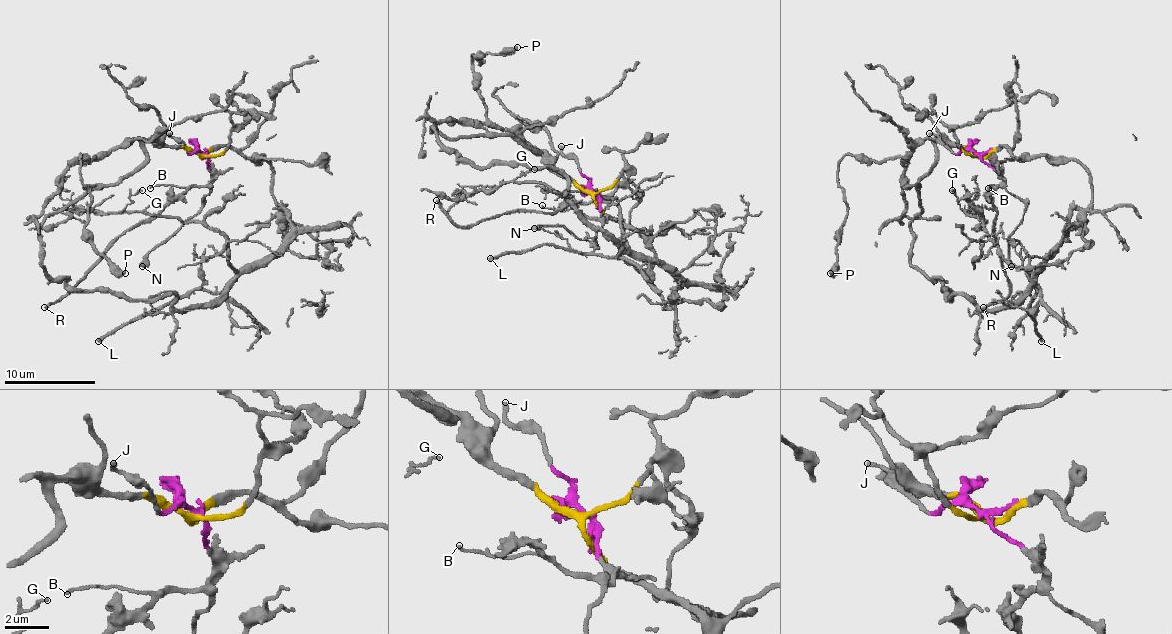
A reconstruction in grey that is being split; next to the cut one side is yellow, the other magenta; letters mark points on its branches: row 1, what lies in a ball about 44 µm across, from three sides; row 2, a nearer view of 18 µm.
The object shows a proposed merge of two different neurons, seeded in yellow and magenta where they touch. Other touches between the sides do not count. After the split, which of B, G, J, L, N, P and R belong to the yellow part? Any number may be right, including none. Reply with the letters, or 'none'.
G, L, P

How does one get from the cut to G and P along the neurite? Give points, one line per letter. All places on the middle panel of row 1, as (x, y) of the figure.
G: (595, 191), (654, 253), (666, 308), (682, 283), (629, 246), (616, 205), (517, 182), (533, 168)
P: (595, 191), (579, 189), (542, 154), (487, 118), (471, 54), (483, 63), (476, 58), (506, 54), (517, 47)

